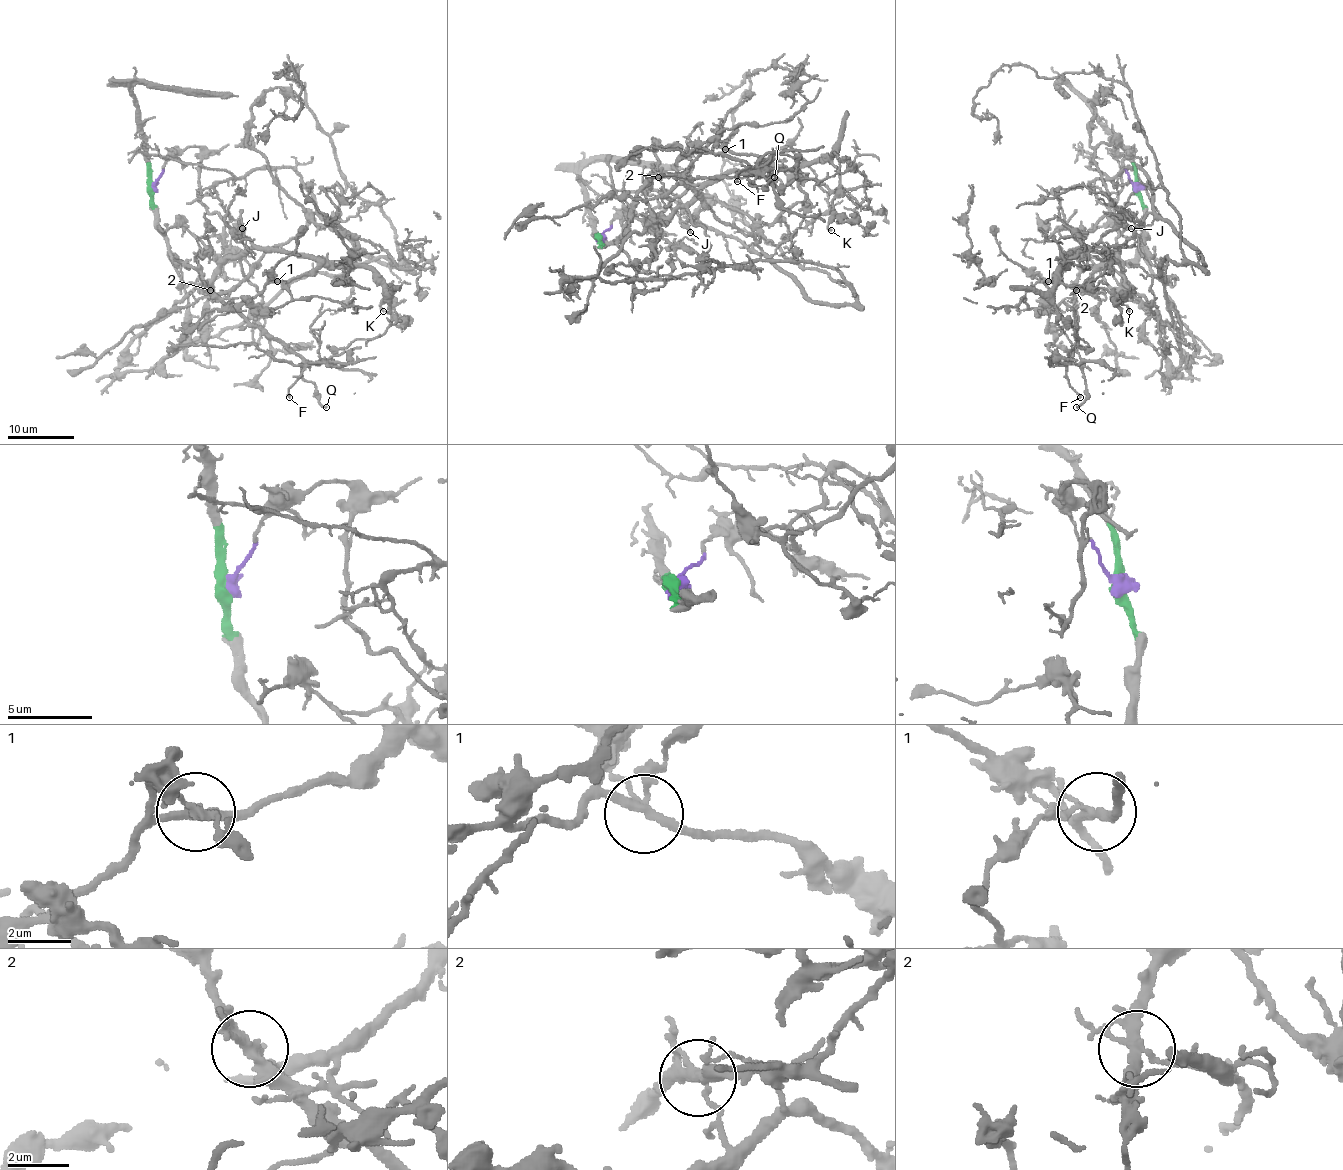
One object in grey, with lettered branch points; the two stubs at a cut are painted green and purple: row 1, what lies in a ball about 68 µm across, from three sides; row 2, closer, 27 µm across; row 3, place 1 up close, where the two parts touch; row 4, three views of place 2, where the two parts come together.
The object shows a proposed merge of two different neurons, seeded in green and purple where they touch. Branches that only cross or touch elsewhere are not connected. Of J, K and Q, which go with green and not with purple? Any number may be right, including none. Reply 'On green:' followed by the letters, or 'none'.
On green: Q

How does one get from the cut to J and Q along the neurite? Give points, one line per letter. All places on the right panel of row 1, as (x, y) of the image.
J: (1136, 186), (1114, 149), (1123, 146), (1126, 149), (1121, 191), (1113, 198), (1096, 186), (1094, 193), (1131, 228)
Q: (1136, 186), (1143, 206), (1138, 253), (1089, 265), (1076, 285), (1072, 362), (1086, 386), (1086, 399), (1076, 407)

